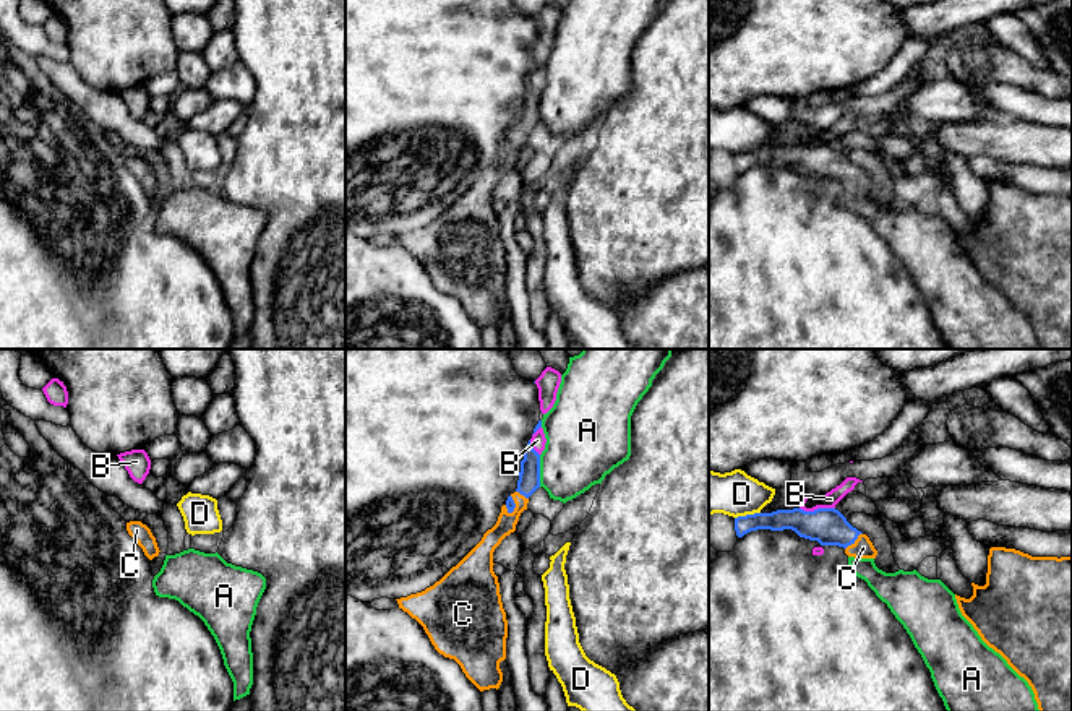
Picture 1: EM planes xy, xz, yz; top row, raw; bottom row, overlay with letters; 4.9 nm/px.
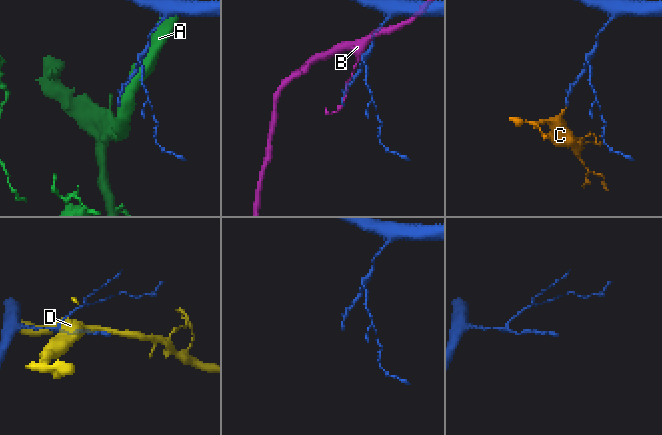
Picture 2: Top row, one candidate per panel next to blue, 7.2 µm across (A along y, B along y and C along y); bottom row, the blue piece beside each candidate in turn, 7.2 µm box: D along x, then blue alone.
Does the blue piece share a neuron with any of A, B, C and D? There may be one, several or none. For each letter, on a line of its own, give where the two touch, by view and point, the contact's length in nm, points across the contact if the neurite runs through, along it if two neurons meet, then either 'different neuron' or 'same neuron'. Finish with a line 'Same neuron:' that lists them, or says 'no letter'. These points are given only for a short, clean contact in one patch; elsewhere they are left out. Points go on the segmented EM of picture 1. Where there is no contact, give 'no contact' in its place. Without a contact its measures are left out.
A: xz (539, 471) | 160 nm | different neuron
B: yz (818, 508) | 180 nm | different neuron
C: yz (853, 541) | 120 nm | across yz (827, 526), (853, 541), (863, 547) | same neuron
D: yz (746, 515) | 130 nm | different neuron
Same neuron: C

